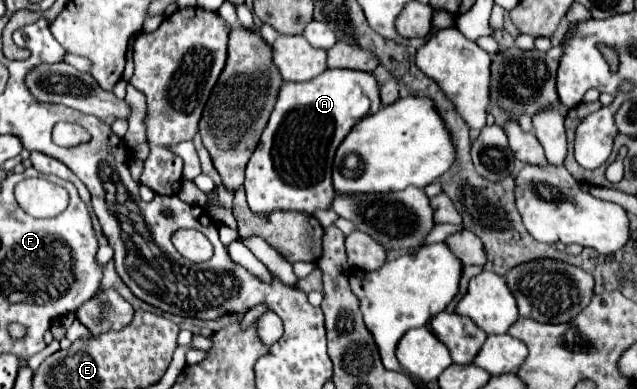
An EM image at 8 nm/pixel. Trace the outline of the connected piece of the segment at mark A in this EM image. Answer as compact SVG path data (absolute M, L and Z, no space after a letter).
M339 68L325 70L319 78L313 78L309 82L285 82L279 90L279 100L271 112L269 124L265 126L263 136L245 170L245 192L251 212L269 214L275 210L295 210L281 206L297 206L297 212L311 214L317 208L329 208L333 200L331 166L335 150L361 118L373 114L379 108L379 84L373 72L351 72Z

